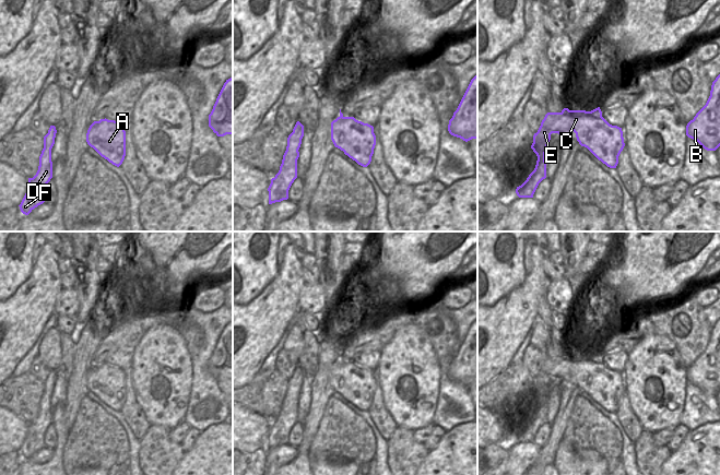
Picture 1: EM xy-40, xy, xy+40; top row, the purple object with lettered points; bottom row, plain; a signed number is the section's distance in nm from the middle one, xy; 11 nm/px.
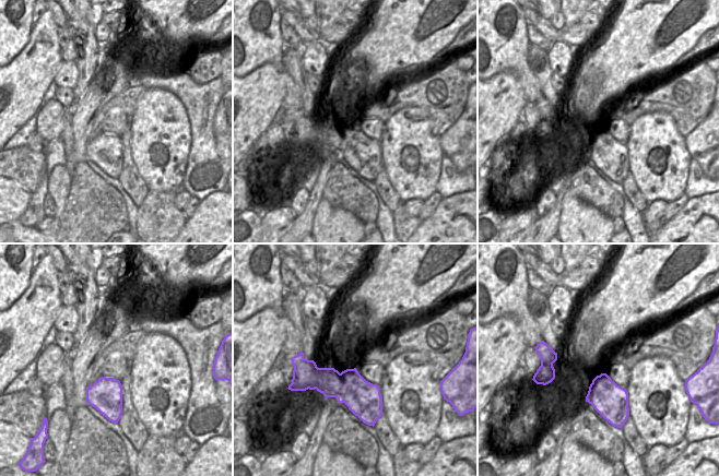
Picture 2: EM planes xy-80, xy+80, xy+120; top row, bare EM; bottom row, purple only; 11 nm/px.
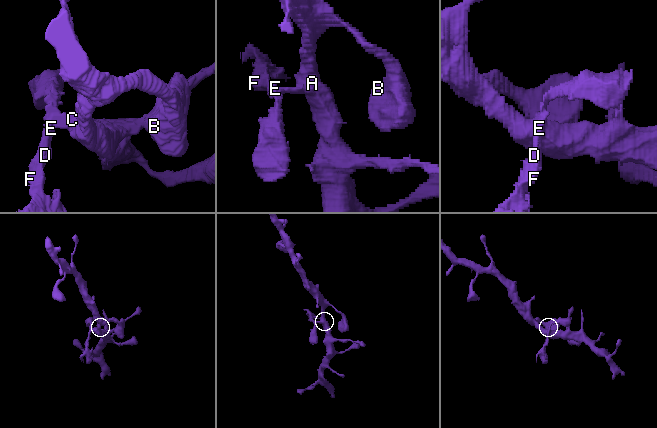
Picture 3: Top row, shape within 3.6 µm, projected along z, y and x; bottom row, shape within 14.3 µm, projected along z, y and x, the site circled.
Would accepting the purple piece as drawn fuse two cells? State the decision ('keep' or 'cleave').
cleave

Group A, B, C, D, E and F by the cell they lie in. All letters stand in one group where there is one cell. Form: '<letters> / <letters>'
A B C E / D F

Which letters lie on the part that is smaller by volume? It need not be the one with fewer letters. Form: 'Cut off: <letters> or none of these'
Cut off: D, F

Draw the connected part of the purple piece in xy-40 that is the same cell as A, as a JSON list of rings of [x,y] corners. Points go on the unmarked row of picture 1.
[[[108,364],[94,366],[86,378],[86,387],[102,402],[119,412],[126,401],[126,376],[123,369]]]

